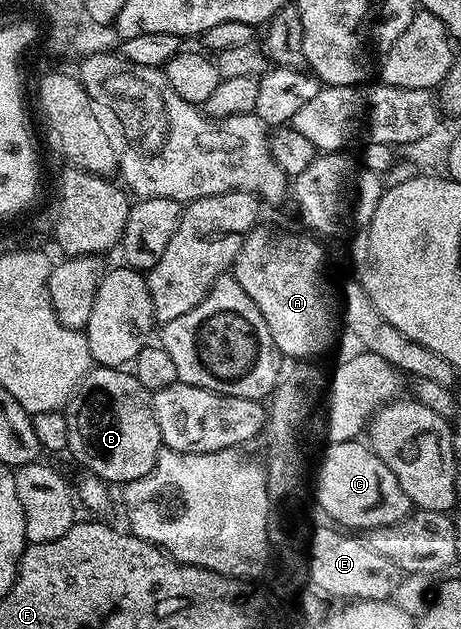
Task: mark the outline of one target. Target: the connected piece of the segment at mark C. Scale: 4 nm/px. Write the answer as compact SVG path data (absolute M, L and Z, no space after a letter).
M350 439L340 443L327 443L324 448L319 468L315 471L315 499L319 502L320 509L331 518L328 520L332 524L366 533L375 527L393 525L407 518L413 507L411 498L407 496L405 489L401 489L401 481L397 481L393 469L389 469L389 465L385 465L385 461L381 461L381 457L377 457L366 442Z

